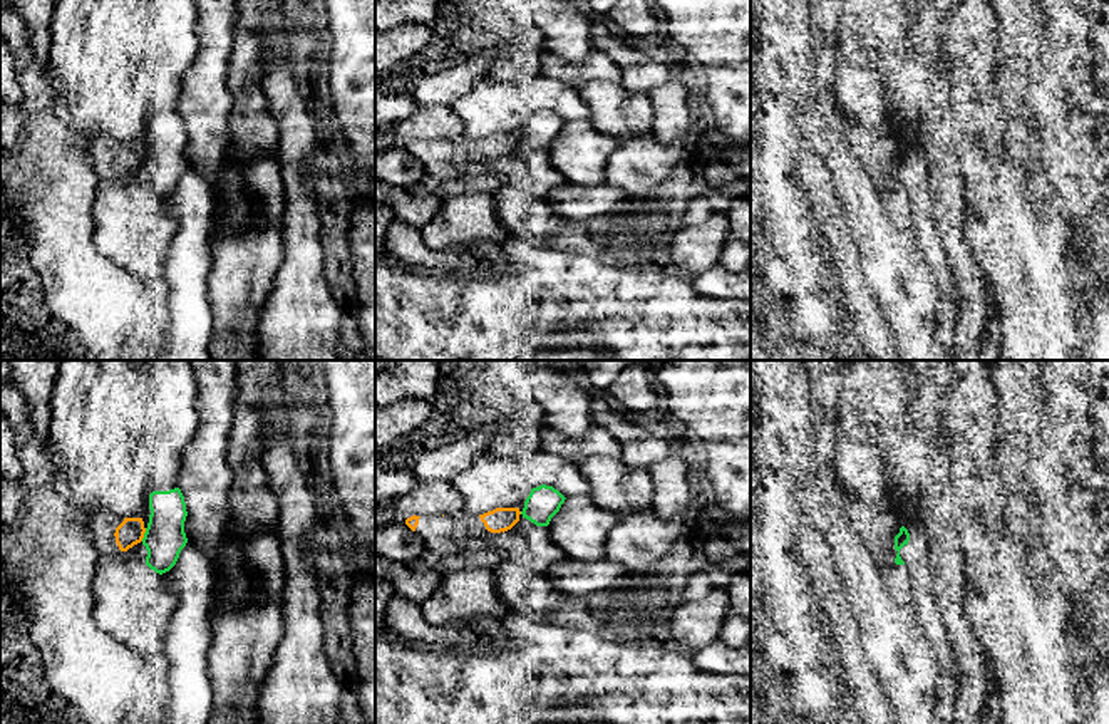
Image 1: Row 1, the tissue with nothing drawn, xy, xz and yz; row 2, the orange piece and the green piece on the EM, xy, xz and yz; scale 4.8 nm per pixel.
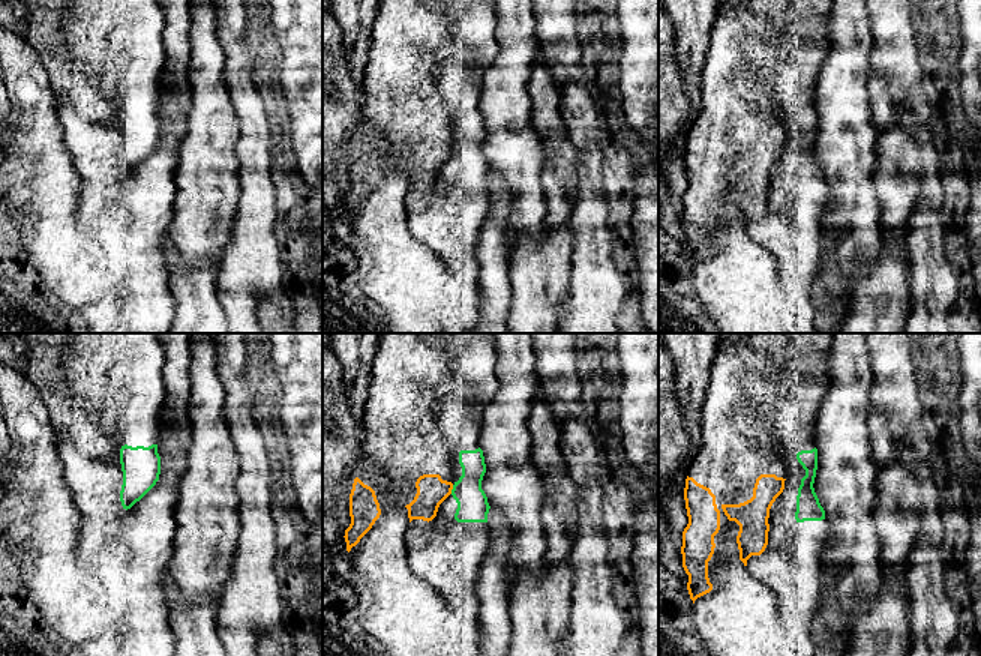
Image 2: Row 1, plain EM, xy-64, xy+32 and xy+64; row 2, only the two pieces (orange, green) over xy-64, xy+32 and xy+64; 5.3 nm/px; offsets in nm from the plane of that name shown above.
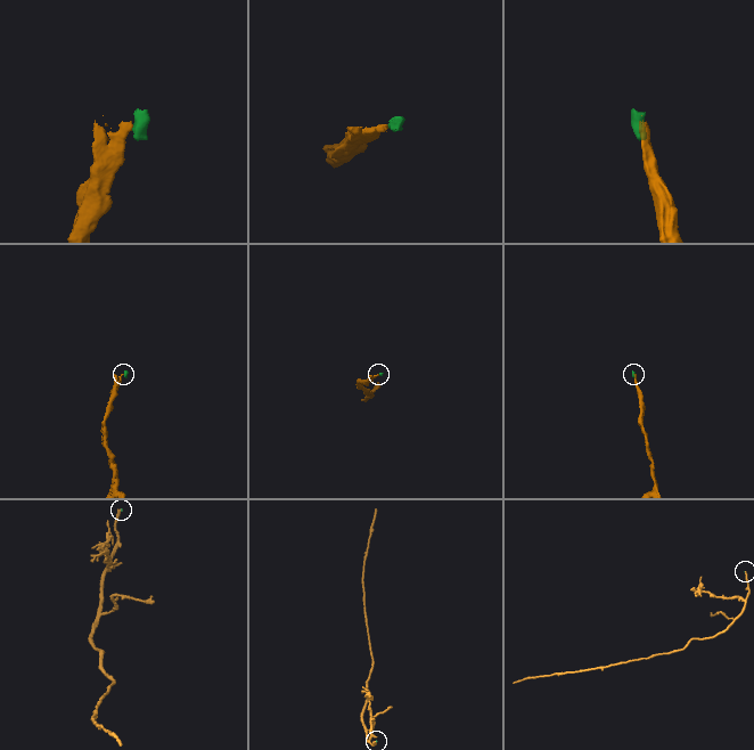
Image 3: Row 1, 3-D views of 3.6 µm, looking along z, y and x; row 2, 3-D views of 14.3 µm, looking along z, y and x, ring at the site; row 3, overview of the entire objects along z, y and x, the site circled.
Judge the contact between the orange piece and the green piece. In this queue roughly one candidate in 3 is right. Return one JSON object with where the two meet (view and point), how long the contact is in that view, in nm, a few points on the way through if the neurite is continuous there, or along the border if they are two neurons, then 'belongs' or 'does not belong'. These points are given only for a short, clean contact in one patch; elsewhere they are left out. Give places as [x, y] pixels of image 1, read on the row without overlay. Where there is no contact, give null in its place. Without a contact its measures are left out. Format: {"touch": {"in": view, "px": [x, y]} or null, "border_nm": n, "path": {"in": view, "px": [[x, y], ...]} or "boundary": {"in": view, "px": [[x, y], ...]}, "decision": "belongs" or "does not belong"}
{"touch": {"in": "xy", "px": [143, 160]}, "border_nm": 70, "decision": "does not belong"}

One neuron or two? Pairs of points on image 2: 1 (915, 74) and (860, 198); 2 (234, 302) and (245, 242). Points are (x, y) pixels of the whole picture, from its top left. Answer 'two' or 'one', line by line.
1: two
2: one

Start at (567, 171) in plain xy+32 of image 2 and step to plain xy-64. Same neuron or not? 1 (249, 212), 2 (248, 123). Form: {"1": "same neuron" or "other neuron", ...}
{"1": "other neuron", "2": "other neuron"}

